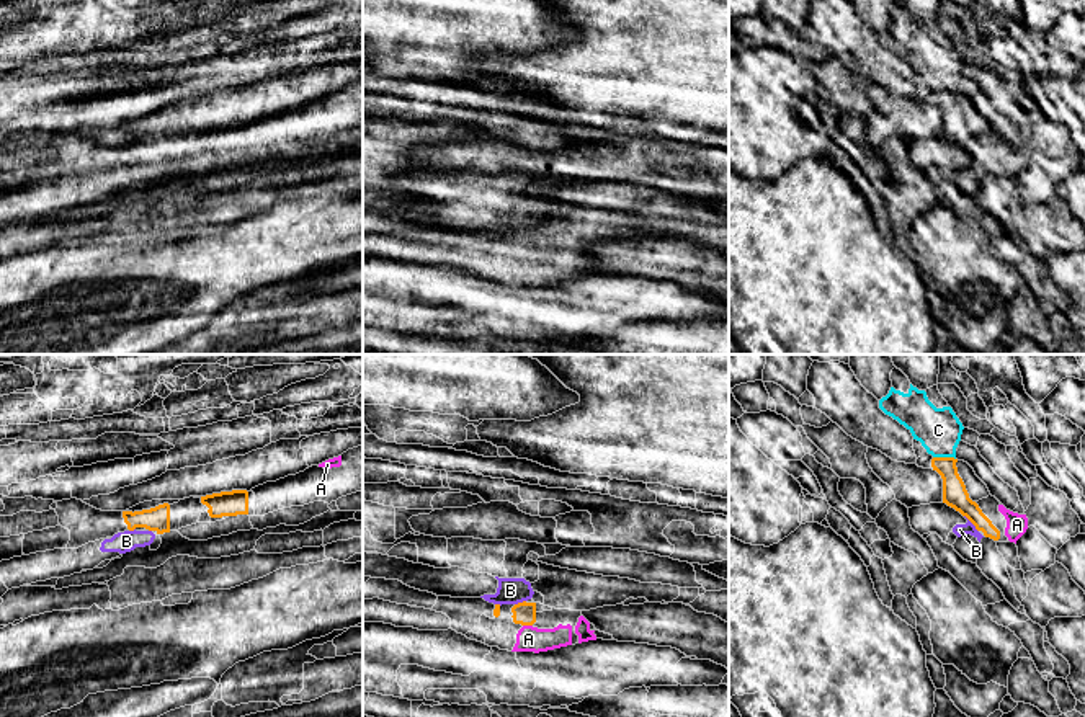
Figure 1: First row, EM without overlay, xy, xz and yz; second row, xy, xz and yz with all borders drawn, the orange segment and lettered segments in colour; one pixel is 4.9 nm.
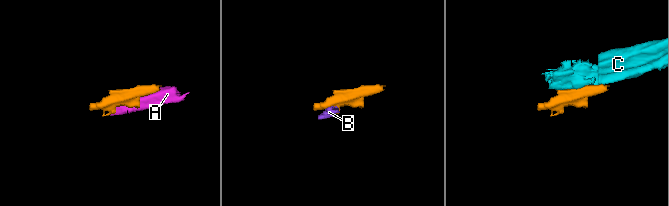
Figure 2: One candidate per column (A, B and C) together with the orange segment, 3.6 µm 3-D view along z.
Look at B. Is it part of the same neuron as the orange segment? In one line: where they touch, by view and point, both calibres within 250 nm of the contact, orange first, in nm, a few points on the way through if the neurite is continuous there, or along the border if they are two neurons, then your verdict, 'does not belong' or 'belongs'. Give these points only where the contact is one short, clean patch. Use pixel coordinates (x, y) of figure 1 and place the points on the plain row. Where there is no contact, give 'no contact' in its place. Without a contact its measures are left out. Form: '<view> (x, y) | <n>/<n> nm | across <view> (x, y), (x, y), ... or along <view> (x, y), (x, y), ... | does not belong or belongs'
yz (971, 155) | 120/60 nm | along yz (964, 149), (977, 165) | does not belong

